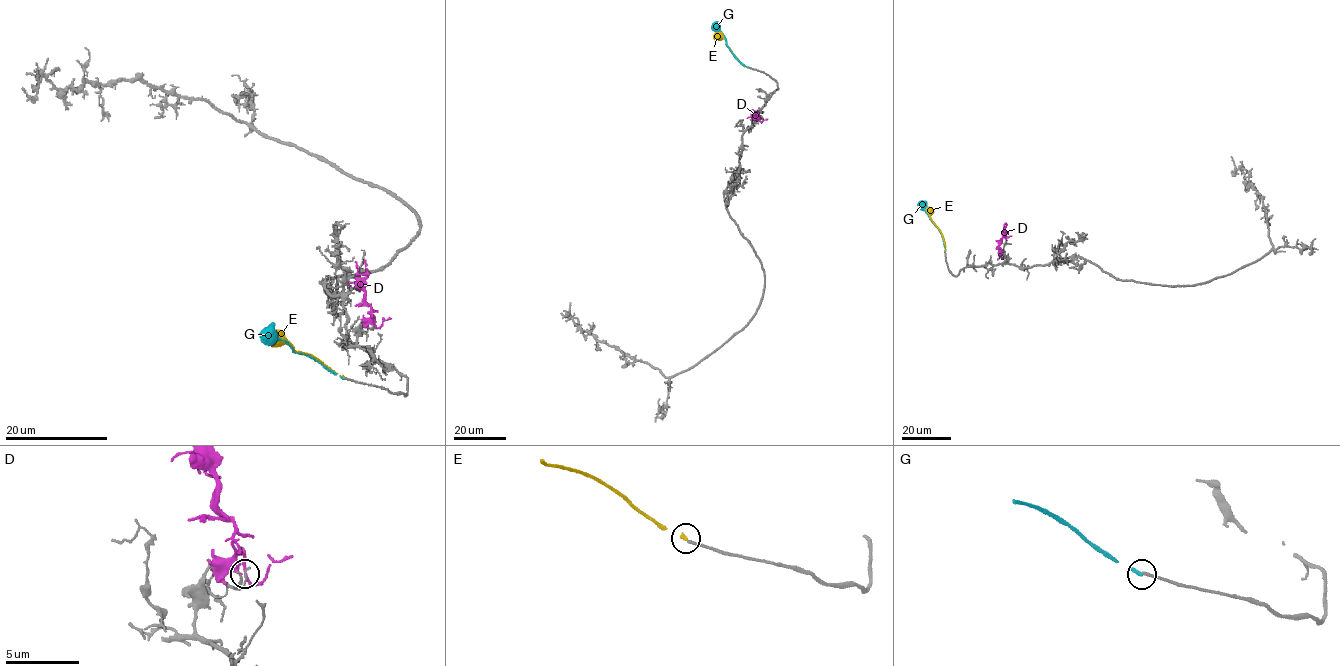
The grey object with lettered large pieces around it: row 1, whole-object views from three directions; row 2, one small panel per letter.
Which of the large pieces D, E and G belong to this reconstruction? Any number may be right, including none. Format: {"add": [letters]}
{"add": ["G"]}

